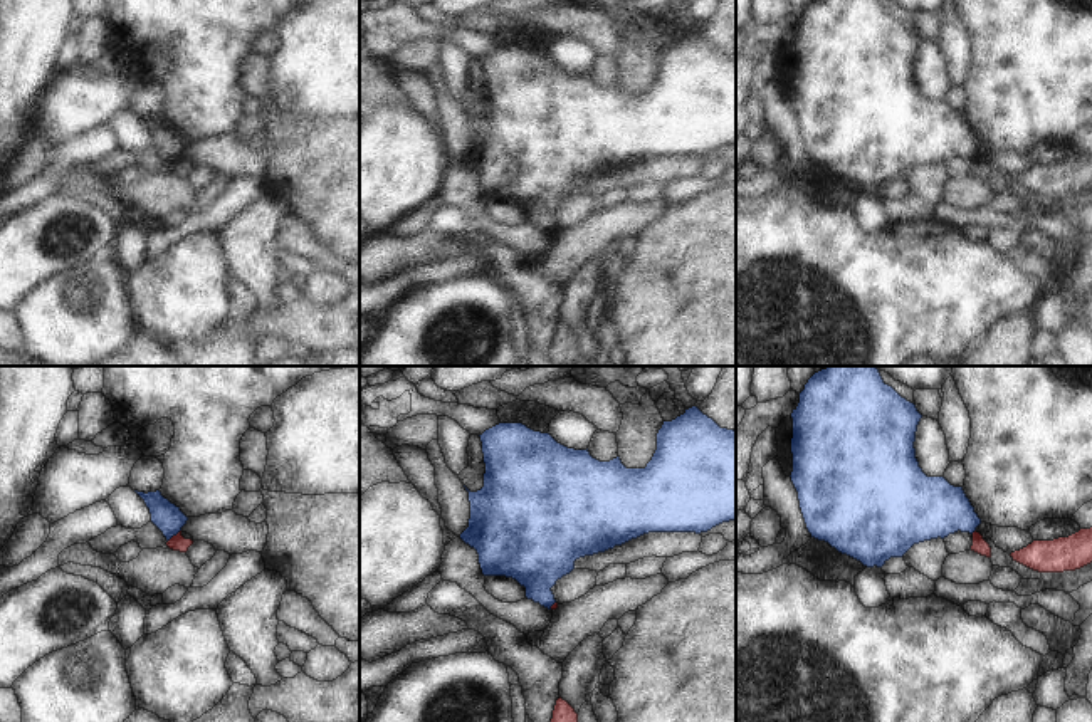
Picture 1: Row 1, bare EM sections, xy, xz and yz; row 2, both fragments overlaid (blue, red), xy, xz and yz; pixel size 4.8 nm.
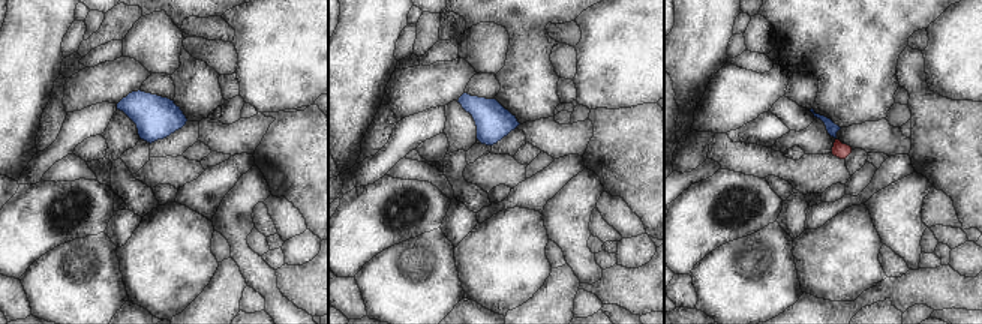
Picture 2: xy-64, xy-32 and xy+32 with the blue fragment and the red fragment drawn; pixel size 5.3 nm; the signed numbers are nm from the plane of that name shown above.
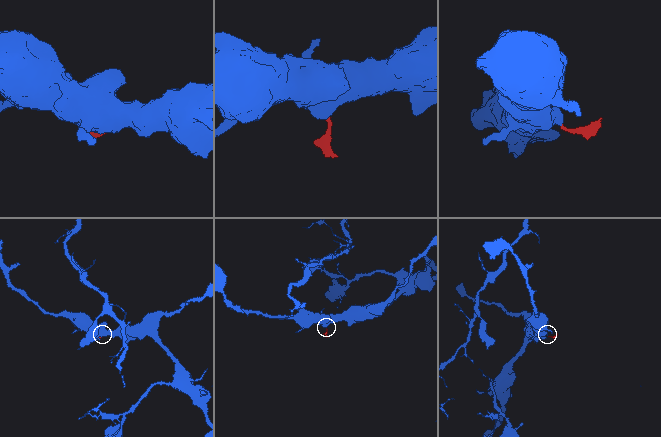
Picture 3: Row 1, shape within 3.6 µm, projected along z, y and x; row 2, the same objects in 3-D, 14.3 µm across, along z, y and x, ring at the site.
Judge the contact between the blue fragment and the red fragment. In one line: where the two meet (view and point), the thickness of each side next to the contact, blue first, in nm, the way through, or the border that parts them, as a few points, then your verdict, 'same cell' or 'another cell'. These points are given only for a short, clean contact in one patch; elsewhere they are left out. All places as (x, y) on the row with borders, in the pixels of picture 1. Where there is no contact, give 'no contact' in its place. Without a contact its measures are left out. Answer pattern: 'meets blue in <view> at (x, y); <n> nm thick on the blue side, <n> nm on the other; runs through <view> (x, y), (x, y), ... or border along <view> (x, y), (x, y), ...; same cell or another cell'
meets blue in xy at (173, 534); 140 nm thick on the blue side, 80 nm on the other; border along xy (180, 529), (168, 541); another cell

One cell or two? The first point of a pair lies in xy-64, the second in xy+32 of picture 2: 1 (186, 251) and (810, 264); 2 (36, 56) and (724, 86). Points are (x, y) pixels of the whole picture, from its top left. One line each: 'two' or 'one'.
1: one
2: two

